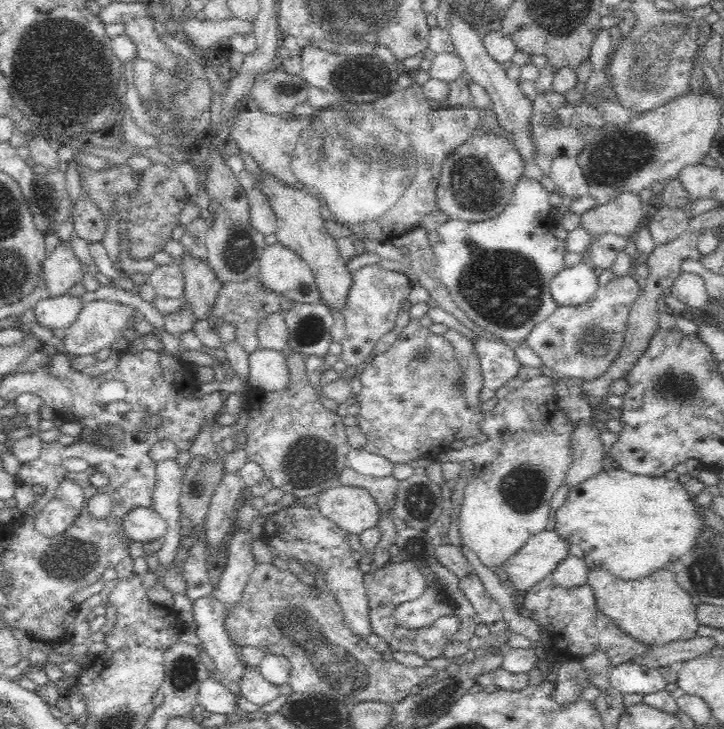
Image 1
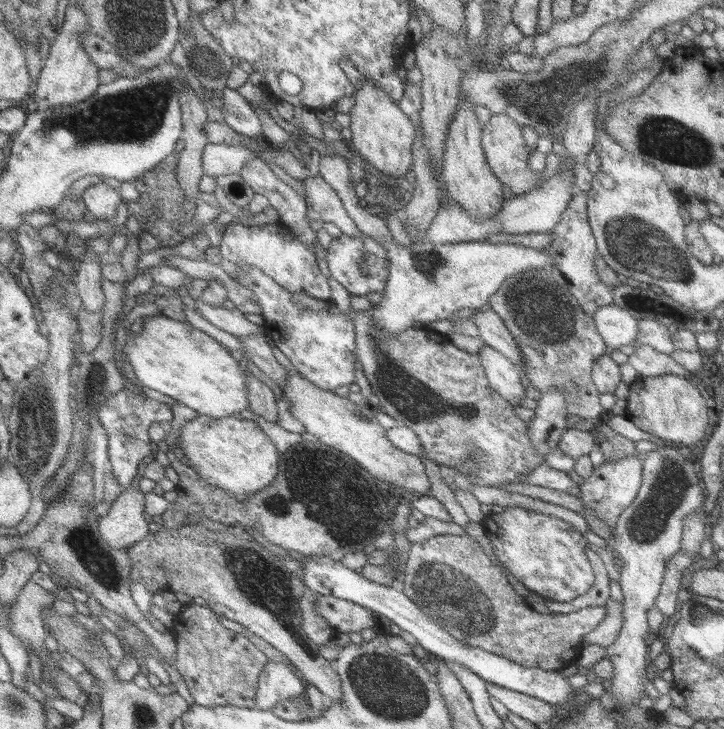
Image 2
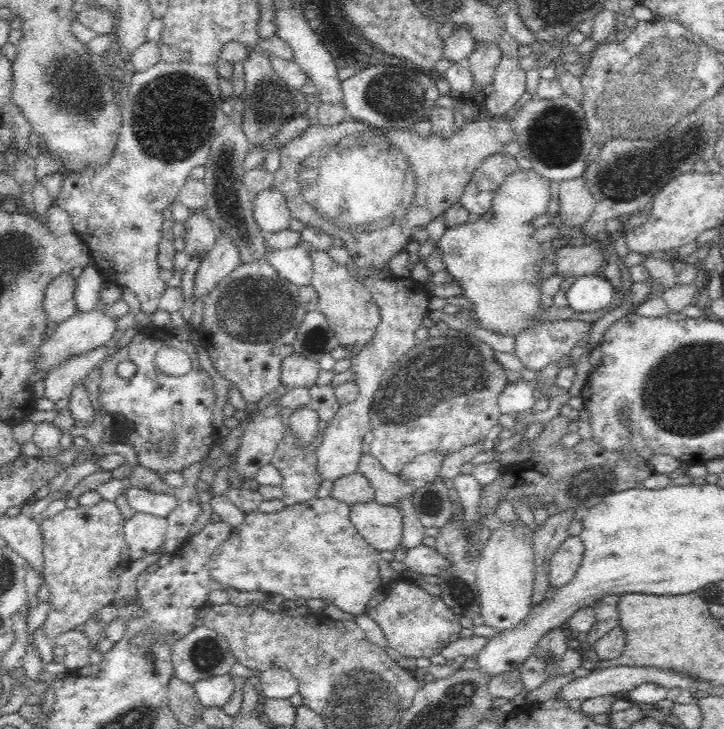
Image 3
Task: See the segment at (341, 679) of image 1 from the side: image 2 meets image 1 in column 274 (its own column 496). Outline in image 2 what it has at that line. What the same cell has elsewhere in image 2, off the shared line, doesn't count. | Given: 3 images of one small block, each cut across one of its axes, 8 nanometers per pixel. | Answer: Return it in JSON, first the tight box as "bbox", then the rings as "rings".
{"bbox":[400,535,605,671],"rings":[[[437,535],[421,543],[411,543],[409,561],[400,587],[409,593],[411,601],[453,638],[496,654],[513,663],[545,671],[559,671],[575,663],[584,634],[593,630],[605,617],[605,608],[587,606],[568,614],[551,614],[530,607],[523,597],[517,596],[504,574],[485,556],[482,548],[469,536]]]}

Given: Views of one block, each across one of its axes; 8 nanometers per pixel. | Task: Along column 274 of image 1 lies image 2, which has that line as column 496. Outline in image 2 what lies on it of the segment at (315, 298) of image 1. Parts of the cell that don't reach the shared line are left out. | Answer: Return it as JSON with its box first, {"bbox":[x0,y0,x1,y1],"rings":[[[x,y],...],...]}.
{"bbox":[319,150,553,339],"rings":[[[327,150],[321,156],[319,172],[323,180],[339,194],[345,210],[362,234],[370,236],[389,251],[388,283],[381,301],[370,310],[372,318],[378,322],[389,339],[412,327],[449,319],[461,308],[481,308],[498,291],[502,282],[514,274],[544,269],[552,272],[553,266],[548,266],[552,262],[549,256],[541,250],[528,249],[521,245],[490,243],[485,240],[453,244],[419,241],[403,247],[393,239],[387,228],[387,221],[359,206],[360,199],[355,192],[356,183],[353,182],[346,155]]]}

